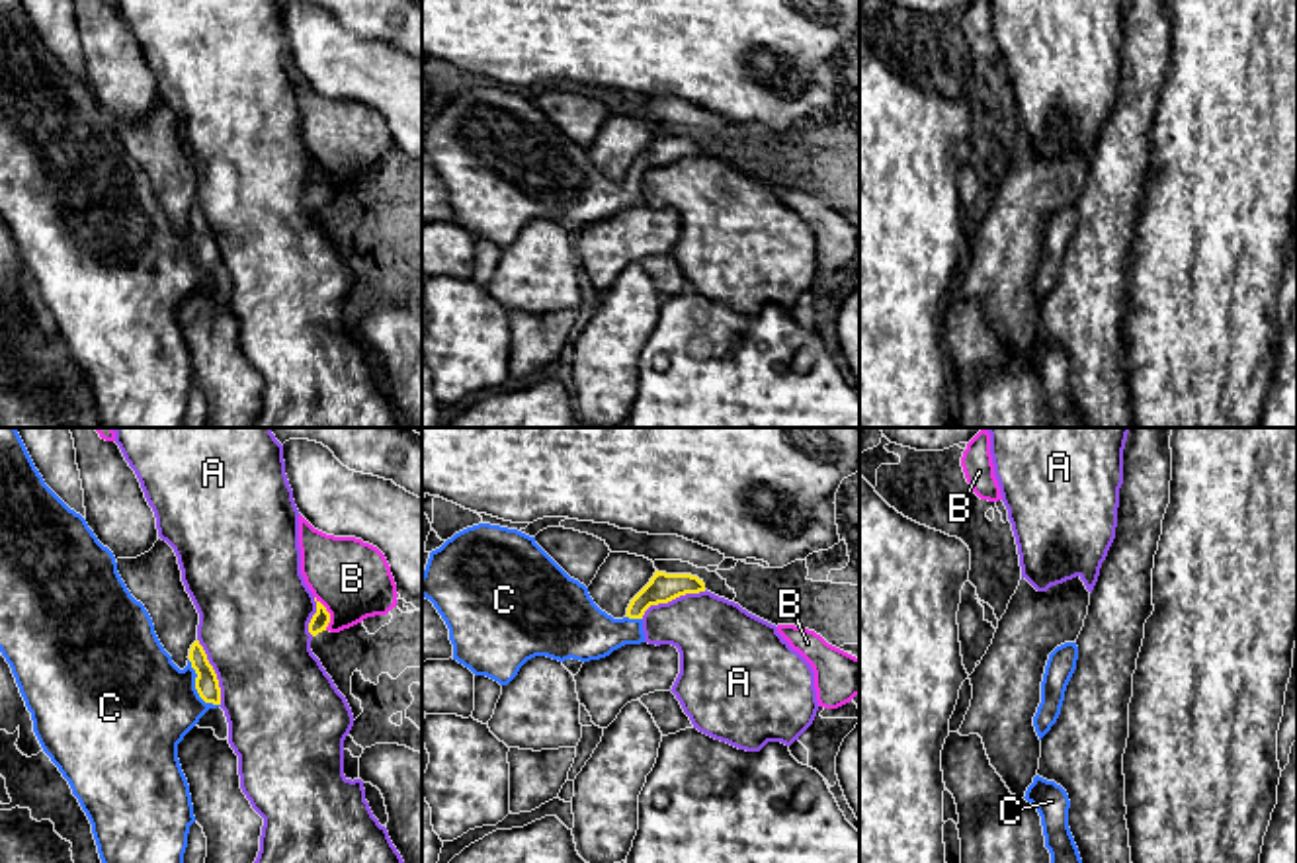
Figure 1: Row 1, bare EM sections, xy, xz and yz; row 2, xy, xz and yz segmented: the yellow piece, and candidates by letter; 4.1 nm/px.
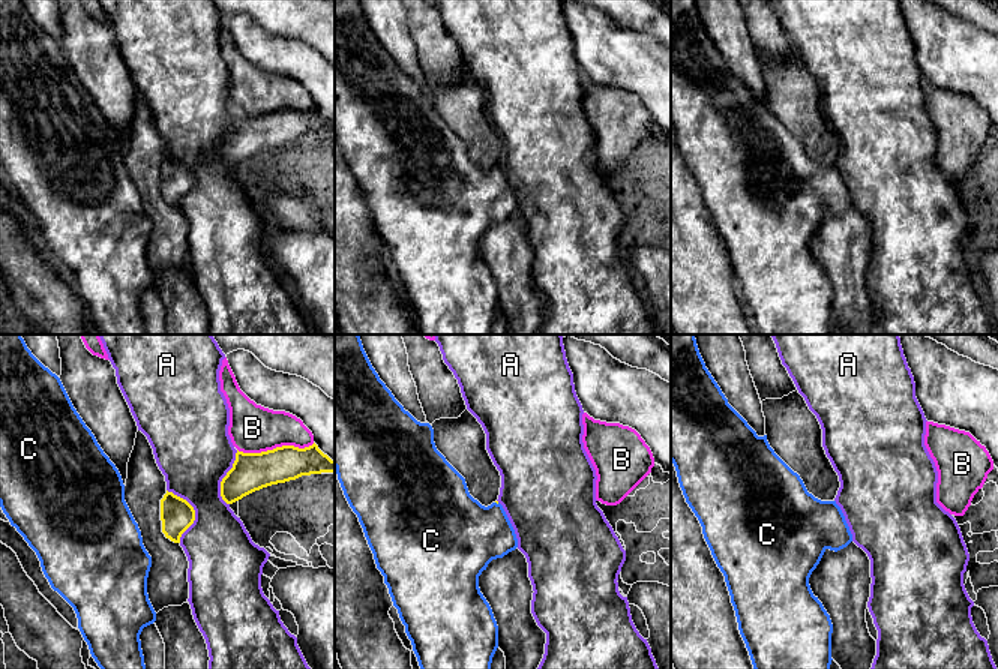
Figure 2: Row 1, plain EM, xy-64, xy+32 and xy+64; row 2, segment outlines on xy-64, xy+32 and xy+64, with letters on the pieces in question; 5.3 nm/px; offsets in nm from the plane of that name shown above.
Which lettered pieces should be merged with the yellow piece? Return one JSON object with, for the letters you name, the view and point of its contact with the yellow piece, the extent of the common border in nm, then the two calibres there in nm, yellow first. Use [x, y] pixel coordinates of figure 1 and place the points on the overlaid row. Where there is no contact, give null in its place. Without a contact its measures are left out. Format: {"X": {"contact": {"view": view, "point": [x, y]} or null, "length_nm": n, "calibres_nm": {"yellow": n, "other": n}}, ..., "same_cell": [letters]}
{"C": {"contact": {"view": "xy", "point": [196, 688]}, "length_nm": 240, "calibres_nm": {"yellow": 100, "other": 460}}, "same_cell": ["C"]}

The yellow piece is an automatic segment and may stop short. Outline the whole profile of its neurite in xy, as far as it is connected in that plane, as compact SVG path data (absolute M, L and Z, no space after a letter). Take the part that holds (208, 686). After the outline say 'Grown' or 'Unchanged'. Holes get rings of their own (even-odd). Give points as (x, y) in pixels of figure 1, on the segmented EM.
M0 428L0 652L10 664L25 707L31 713L33 732L43 752L68 781L72 795L92 824L102 863L184 863L188 834L195 816L189 785L178 760L178 744L209 709L221 707L217 674L199 640L191 644L184 670L172 662L172 656L154 633L148 611L121 580L113 553L98 541L86 519L45 484L16 428Z. Grown

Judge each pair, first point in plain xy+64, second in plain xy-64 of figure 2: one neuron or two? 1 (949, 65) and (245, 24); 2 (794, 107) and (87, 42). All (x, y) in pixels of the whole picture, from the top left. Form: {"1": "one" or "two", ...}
{"1": "one", "2": "two"}

